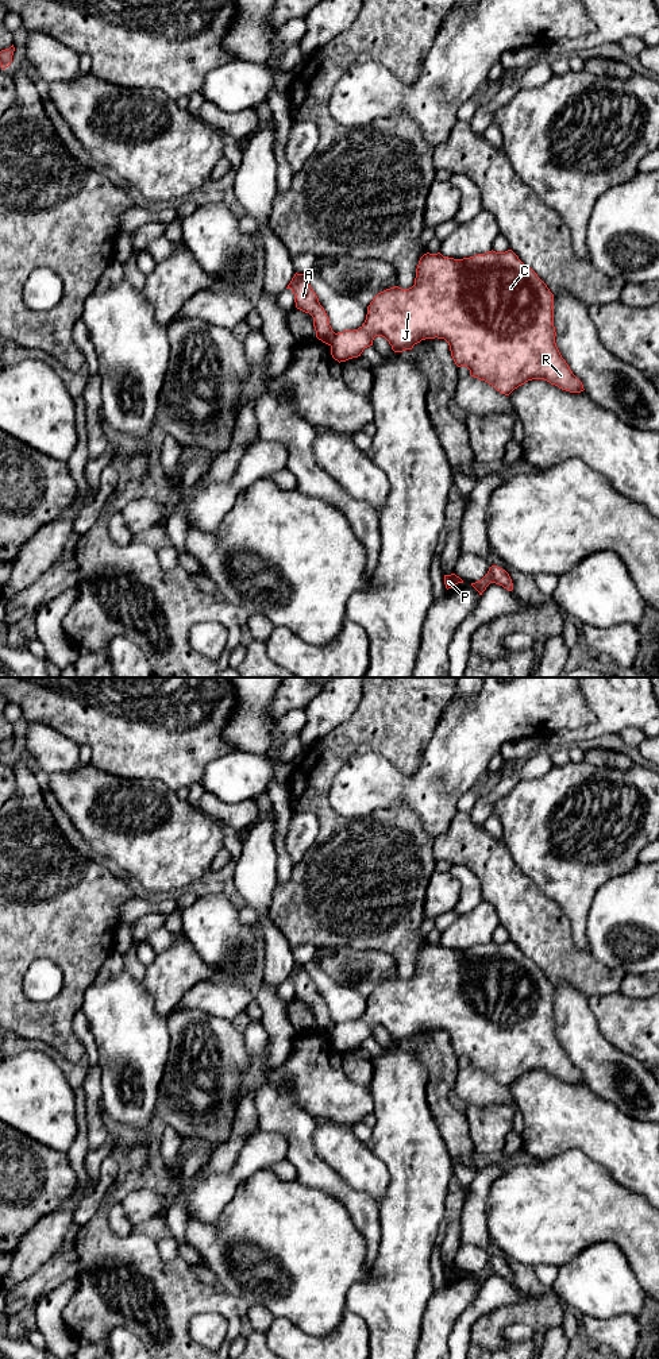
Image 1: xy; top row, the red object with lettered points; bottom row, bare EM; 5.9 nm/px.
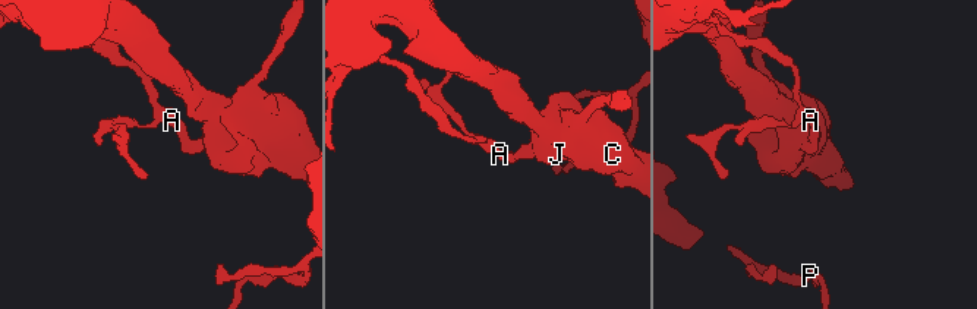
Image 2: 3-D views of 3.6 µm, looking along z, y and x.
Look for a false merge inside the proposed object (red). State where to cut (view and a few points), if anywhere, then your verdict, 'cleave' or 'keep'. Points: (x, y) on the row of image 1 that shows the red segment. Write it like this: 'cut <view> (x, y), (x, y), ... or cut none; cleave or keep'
cut xy (335, 334), (330, 344); cleave

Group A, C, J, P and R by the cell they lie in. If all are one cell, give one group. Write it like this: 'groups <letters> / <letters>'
groups A P / C J R

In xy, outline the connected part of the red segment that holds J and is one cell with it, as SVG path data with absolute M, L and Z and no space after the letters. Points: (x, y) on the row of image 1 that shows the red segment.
M512 250L463 259L424 254L415 285L378 293L358 329L335 333L331 355L339 363L358 358L375 336L385 337L394 352L412 350L425 339L444 339L458 367L466 366L471 377L505 395L532 379L544 379L570 393L585 390L555 343L554 294Z

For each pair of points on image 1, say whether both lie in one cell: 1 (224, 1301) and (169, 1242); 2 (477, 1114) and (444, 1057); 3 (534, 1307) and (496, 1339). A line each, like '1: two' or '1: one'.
1: two
2: two
3: one

